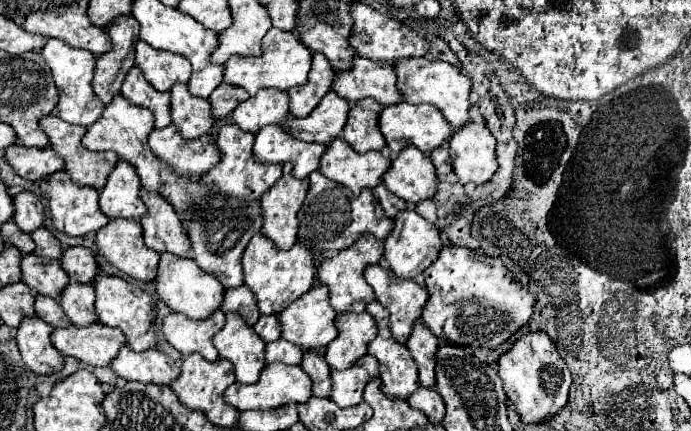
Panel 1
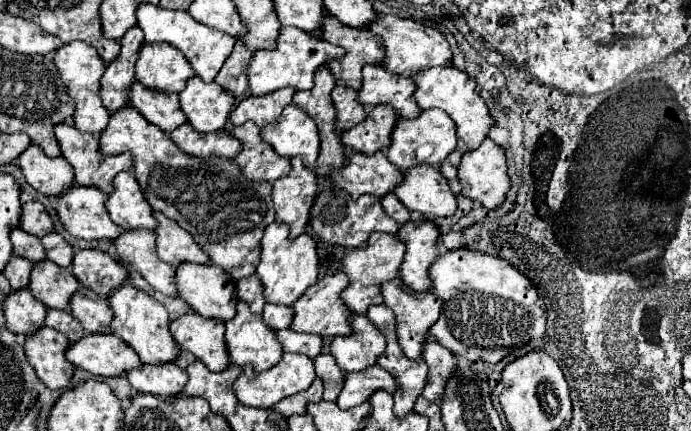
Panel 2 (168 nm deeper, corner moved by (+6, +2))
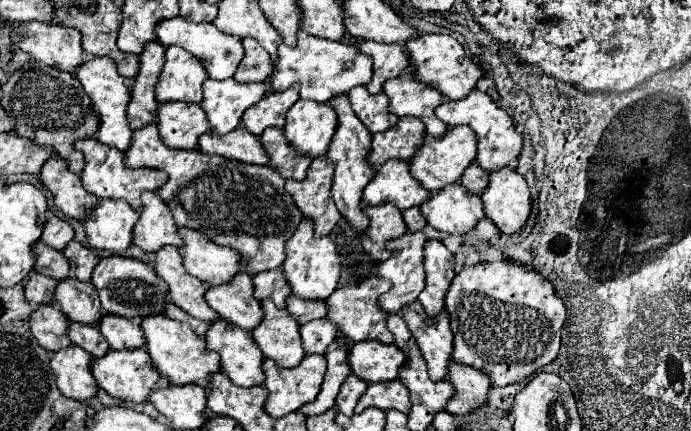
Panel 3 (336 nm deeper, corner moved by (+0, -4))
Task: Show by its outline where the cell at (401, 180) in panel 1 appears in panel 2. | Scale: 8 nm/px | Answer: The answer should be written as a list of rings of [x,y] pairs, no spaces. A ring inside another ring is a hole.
[[[415,165],[405,171],[403,183],[393,193],[409,211],[423,215],[451,217],[457,211],[457,199],[449,181],[433,165]]]

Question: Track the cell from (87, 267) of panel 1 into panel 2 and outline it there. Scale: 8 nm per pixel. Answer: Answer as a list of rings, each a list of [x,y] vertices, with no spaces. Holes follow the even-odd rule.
[[[101,249],[79,251],[73,259],[71,271],[83,287],[95,291],[101,297],[109,297],[111,289],[119,289],[129,279],[125,263],[115,261]]]

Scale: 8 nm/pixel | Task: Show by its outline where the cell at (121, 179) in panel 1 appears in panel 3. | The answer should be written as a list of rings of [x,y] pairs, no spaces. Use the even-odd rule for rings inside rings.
[[[145,191],[143,197],[141,197],[141,211],[139,211],[139,221],[135,223],[133,227],[133,243],[137,247],[141,247],[143,251],[157,251],[159,247],[163,245],[175,245],[175,247],[181,247],[181,239],[179,239],[179,233],[177,233],[177,225],[171,217],[171,211],[169,207],[151,191]]]

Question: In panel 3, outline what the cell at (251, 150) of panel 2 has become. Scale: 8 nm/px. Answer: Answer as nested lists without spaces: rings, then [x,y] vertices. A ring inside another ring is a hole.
[[[265,129],[259,141],[265,153],[269,155],[269,167],[275,169],[283,179],[301,181],[305,177],[311,159],[303,159],[303,155],[295,155],[295,151],[291,151],[291,145],[287,145],[287,141],[283,139],[281,129]]]

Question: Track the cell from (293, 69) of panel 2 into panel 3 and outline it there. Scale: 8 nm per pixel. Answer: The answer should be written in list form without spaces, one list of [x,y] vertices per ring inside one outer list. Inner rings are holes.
[[[305,31],[297,33],[297,45],[287,47],[279,45],[273,73],[269,85],[275,93],[289,89],[293,83],[301,83],[301,97],[313,101],[329,101],[335,95],[351,91],[355,85],[367,85],[371,79],[371,57],[357,51],[353,45],[343,45],[339,41],[329,41],[321,37],[307,35]]]

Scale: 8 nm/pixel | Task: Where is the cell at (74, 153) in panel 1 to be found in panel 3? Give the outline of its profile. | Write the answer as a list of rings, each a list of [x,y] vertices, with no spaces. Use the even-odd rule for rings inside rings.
[[[93,137],[75,141],[75,147],[79,147],[79,151],[83,151],[83,155],[85,155],[85,167],[81,171],[83,187],[89,193],[97,195],[97,197],[125,199],[135,211],[139,211],[139,207],[141,207],[141,199],[139,199],[141,193],[143,191],[155,191],[155,187],[159,187],[159,183],[163,183],[163,179],[167,179],[163,175],[163,171],[159,171],[159,169],[149,169],[149,167],[131,169],[131,167],[125,167],[123,153],[119,149],[103,145],[97,139],[93,139]]]

